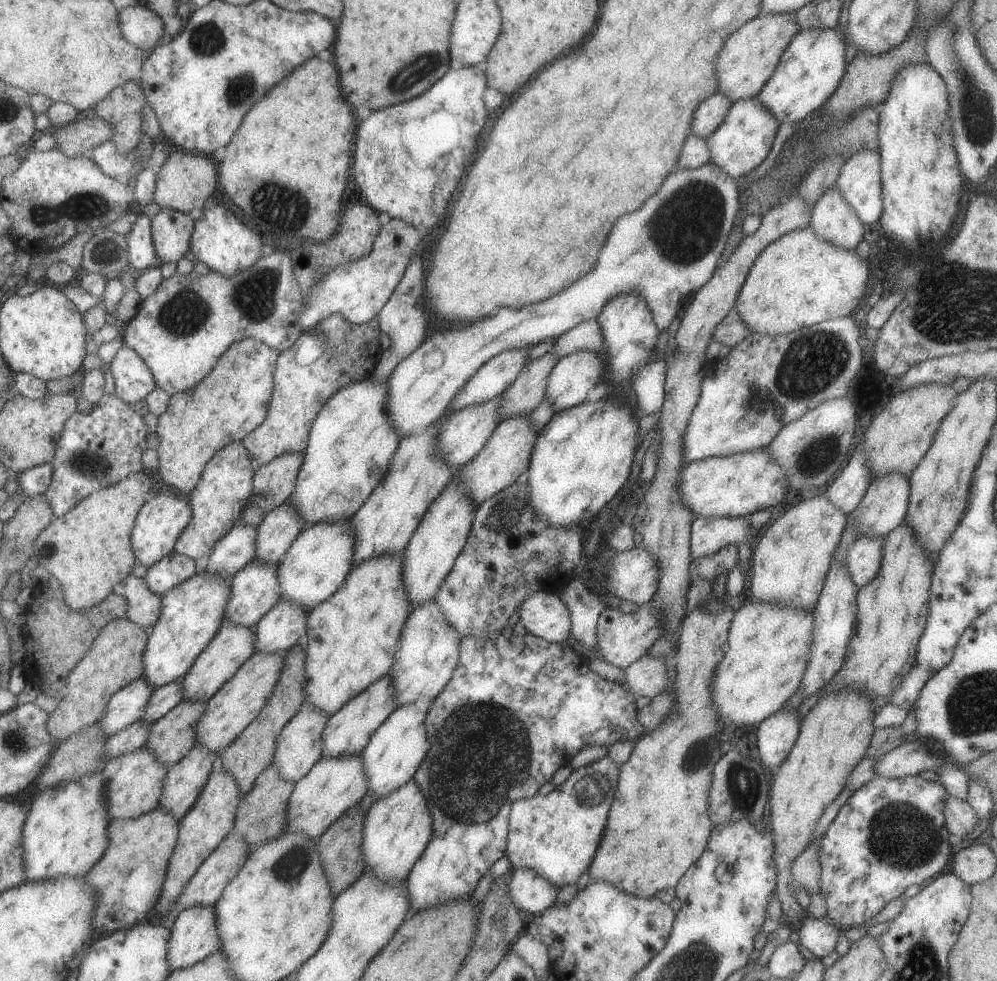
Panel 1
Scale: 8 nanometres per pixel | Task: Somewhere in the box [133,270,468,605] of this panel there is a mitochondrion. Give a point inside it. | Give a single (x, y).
(186, 312)

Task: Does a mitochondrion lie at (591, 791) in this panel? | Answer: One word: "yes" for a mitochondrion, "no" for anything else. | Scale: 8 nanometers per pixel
yes

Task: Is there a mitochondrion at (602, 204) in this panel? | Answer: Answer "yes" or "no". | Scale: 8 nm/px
no

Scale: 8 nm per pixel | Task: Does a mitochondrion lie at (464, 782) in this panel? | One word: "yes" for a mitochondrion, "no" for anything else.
yes

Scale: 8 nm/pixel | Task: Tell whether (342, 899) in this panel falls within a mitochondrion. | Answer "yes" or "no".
no

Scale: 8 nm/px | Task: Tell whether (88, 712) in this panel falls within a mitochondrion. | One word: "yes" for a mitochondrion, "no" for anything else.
no

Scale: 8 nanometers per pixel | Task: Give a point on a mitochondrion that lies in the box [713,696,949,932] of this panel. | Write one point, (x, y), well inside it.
(903, 835)

